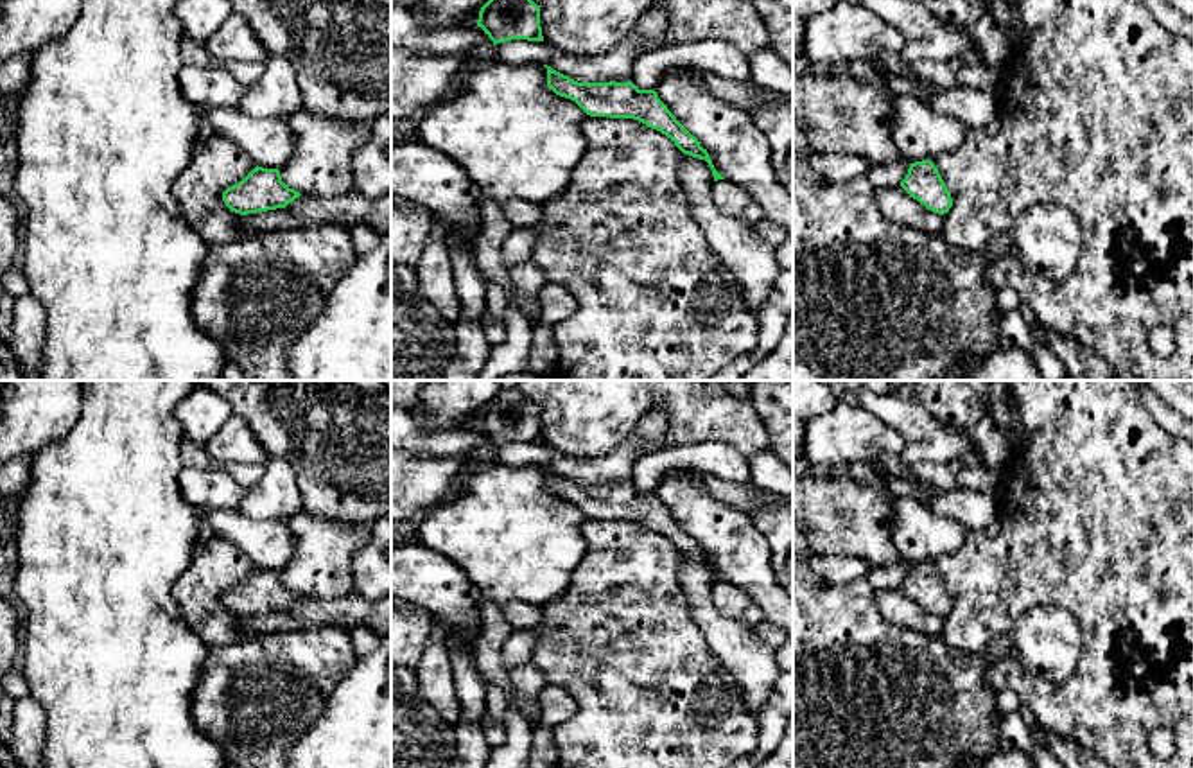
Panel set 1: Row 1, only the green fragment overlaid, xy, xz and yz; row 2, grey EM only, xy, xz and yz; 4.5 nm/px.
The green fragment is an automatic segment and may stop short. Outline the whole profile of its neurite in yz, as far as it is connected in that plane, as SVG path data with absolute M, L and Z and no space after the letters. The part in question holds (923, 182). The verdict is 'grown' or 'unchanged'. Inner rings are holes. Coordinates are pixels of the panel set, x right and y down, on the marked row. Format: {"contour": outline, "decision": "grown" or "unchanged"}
{"contour": "M931 160L910 163L901 187L935 214L944 215L953 206L951 192Z", "decision": "unchanged"}

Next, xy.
{"contour": "M255 167L242 181L222 192L224 205L240 215L285 208L301 194L289 188L278 169Z", "decision": "unchanged"}

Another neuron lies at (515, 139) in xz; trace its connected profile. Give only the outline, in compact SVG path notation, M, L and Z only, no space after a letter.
M495 63L470 74L448 100L441 99L418 117L416 140L452 158L479 188L497 201L547 203L562 196L572 169L587 153L581 124L588 115L547 86L547 68L538 63L513 66Z

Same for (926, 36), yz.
M847 0L859 4L877 16L895 25L904 36L904 48L899 52L901 59L913 66L920 59L956 63L965 48L972 48L969 31L960 31L935 18L919 0Z

